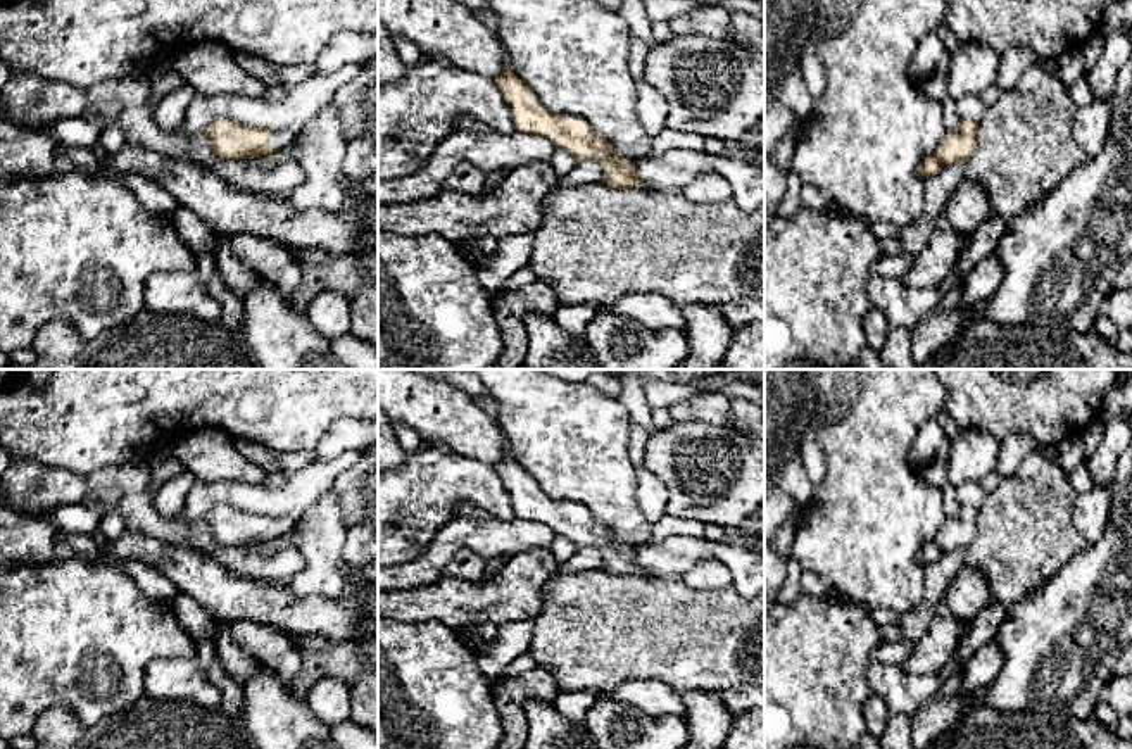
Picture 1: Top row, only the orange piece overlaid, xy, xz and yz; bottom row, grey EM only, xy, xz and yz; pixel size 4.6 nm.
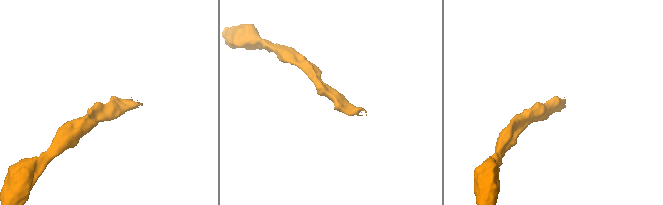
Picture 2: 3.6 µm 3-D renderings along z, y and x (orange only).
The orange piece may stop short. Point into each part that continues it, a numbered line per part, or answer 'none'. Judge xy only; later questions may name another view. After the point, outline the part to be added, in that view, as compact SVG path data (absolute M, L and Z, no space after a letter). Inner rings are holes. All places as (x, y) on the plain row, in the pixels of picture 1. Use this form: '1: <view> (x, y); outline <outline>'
1: xy (278, 525); outline M271 518L271 533L280 537L293 528L293 521L290 518Z

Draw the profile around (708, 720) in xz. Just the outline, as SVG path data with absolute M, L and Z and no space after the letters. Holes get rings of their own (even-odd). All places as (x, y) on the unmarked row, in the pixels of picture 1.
M683 690L680 699L687 708L690 739L685 749L723 749L730 735L733 714L711 690Z

